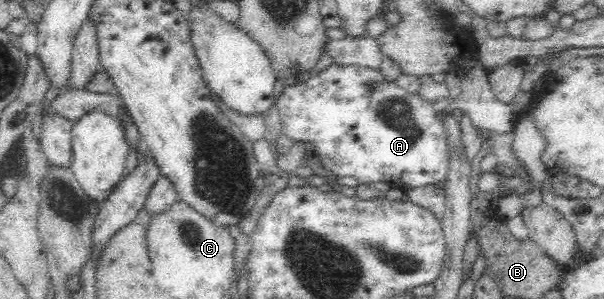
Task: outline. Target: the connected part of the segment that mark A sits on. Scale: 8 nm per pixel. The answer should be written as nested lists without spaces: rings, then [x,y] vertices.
[[[332,64],[318,73],[311,72],[304,77],[296,77],[295,75],[288,74],[285,76],[285,79],[287,82],[282,90],[282,94],[280,94],[277,101],[275,101],[280,114],[281,132],[287,134],[295,143],[300,141],[303,143],[311,143],[315,148],[315,154],[320,158],[321,164],[336,177],[352,176],[357,179],[359,184],[388,181],[404,188],[436,185],[446,178],[446,172],[448,172],[449,168],[448,154],[450,154],[450,151],[448,151],[448,147],[446,146],[446,133],[442,128],[443,118],[440,117],[434,108],[432,108],[432,105],[424,100],[418,93],[408,92],[400,88],[395,81],[387,81],[379,69],[362,67],[356,64]]]

